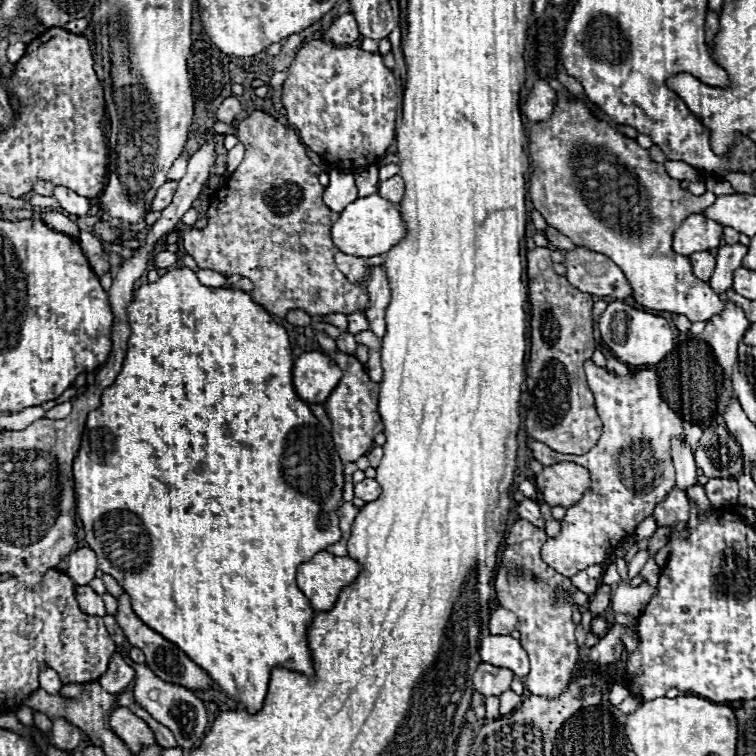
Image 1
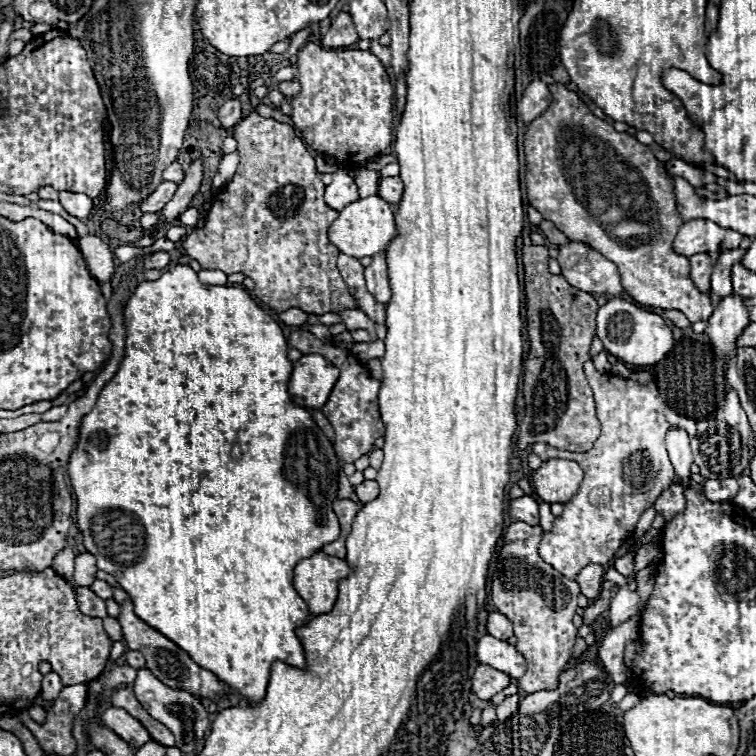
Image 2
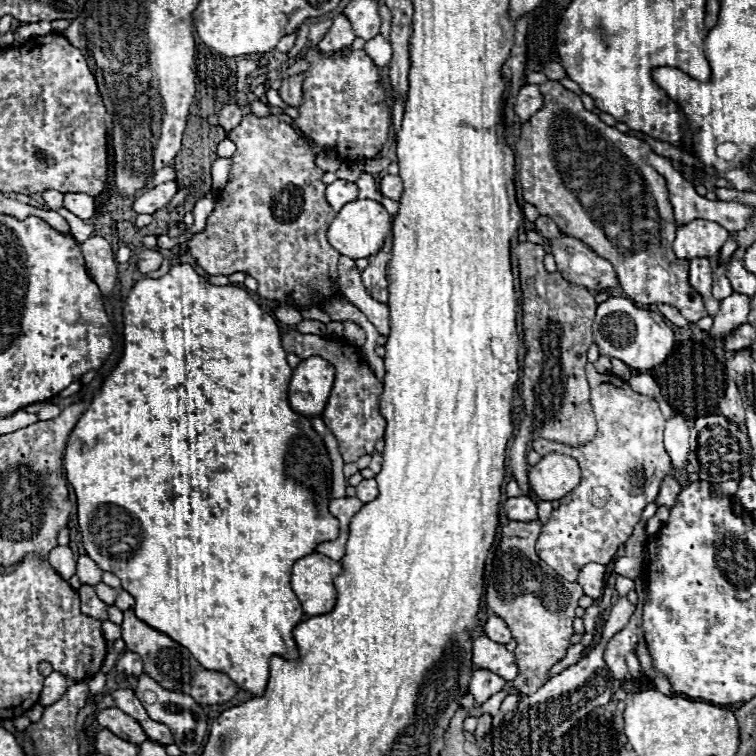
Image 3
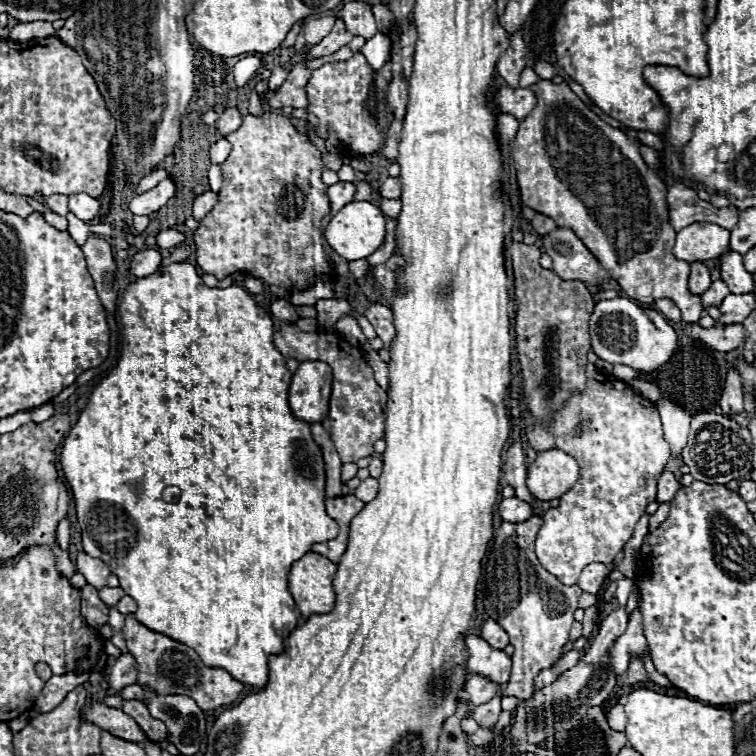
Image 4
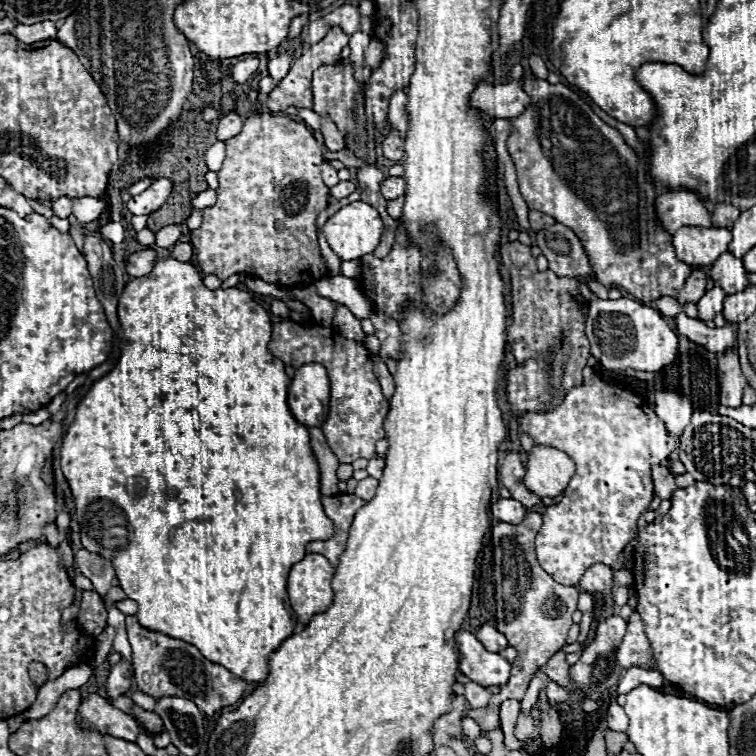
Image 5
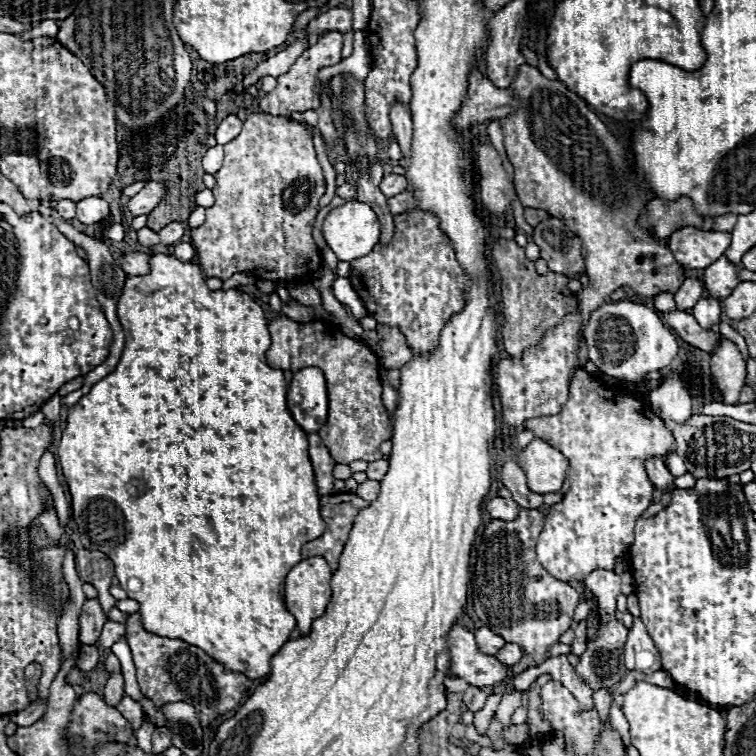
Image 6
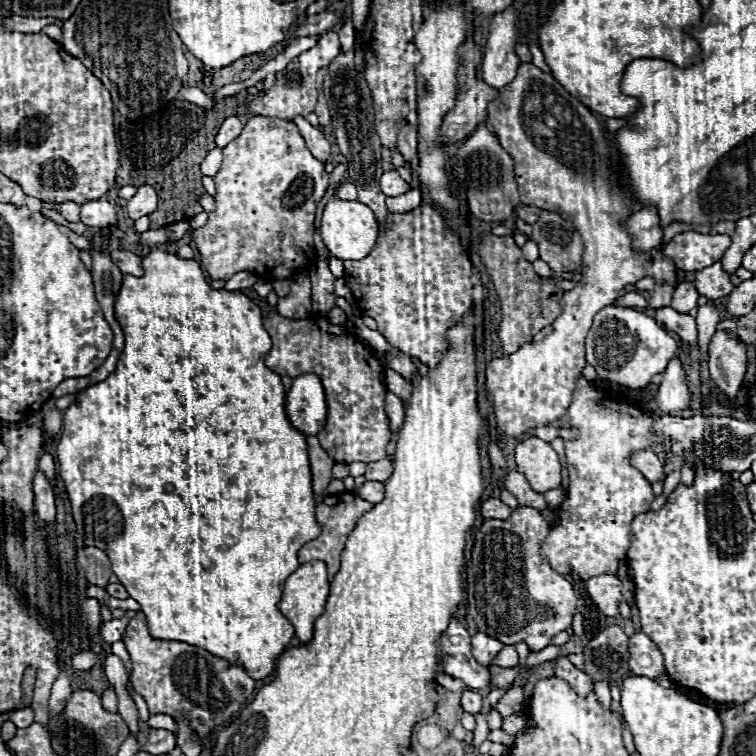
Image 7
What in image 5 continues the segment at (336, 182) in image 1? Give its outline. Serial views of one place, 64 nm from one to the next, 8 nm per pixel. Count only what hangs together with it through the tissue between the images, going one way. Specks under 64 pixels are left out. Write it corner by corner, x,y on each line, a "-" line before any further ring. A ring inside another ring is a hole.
338,182
334,188
330,188
330,196
332,200
342,200
346,196
350,196
356,190
356,186
352,182

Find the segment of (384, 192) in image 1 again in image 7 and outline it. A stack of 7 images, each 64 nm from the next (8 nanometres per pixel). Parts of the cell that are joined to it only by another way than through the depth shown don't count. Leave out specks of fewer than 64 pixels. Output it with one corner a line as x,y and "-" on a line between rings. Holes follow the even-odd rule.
390,170
390,172
382,174
380,188
382,188
382,192
386,196
400,196
400,194
404,194
404,192
410,190
410,184
404,182
396,170

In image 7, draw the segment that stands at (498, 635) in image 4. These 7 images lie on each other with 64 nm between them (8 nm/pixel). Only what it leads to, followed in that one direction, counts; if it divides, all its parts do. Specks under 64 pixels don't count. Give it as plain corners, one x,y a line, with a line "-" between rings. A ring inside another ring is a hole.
476,632
472,636
472,652
476,656
478,662
482,664
490,664
494,660
494,656
504,648
502,642
498,642
496,638
490,638
484,632

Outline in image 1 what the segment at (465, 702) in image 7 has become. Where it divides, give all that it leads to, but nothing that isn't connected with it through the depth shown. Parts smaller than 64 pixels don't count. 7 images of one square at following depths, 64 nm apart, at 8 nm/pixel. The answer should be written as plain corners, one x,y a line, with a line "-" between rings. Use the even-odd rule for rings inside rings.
482,662
478,670
474,672
474,688
476,692
484,696
500,696
504,690
510,688
510,682
514,680
514,674
510,670
502,670
498,666
490,666

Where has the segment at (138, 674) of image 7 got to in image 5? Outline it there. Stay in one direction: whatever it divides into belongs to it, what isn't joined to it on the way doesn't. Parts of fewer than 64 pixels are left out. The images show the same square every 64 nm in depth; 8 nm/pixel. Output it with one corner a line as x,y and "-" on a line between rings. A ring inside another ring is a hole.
126,616
128,640
132,646
132,664
136,674
136,684
144,694
154,698
164,696
182,696
192,700
204,716
212,716
216,710
238,702
246,690
246,682
230,674
226,668
208,662
198,648
166,638
166,634
154,634
138,624
136,616

